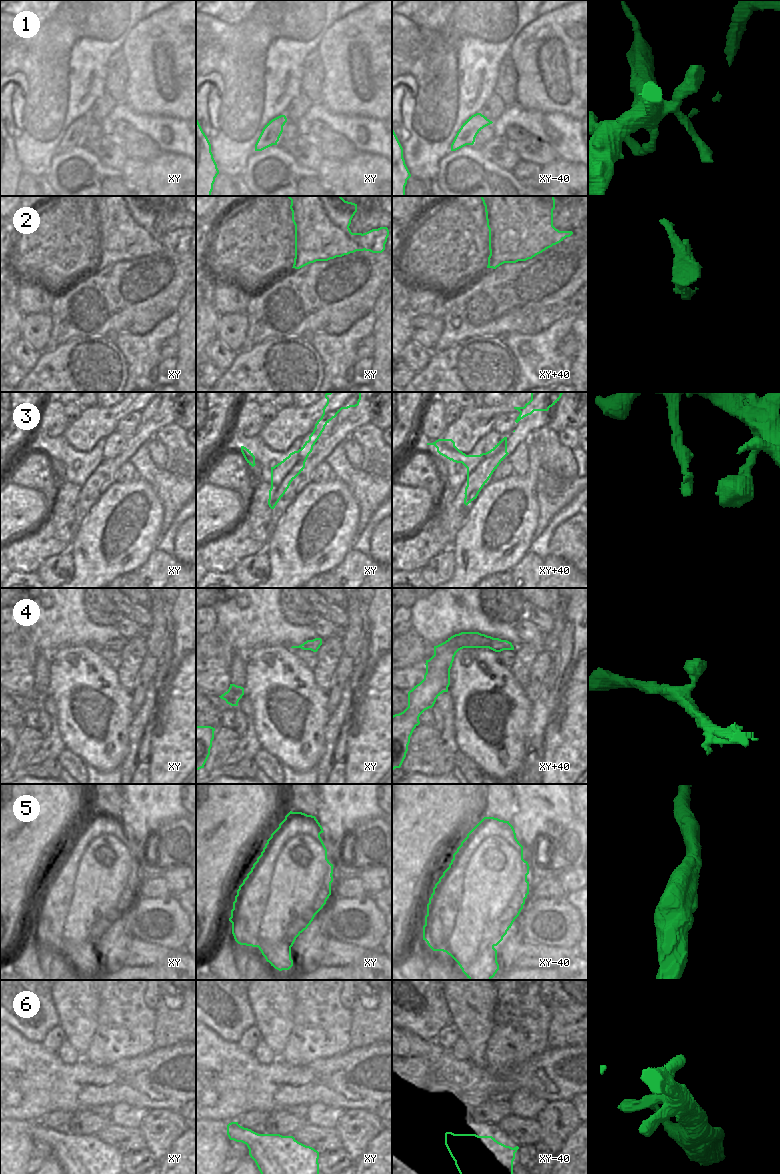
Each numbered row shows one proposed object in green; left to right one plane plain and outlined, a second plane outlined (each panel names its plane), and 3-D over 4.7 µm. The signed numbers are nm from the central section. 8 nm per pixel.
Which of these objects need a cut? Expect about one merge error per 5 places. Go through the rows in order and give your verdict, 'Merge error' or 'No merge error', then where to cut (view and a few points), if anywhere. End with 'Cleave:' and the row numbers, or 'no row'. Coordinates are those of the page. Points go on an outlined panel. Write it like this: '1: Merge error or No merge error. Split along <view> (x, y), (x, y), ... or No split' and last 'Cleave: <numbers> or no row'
1: No merge error. No split
2: Merge error. Split along xy (353, 234), (352, 236), (363, 250)
3: No merge error. No split
4: No merge error. No split
5: No merge error. No split
6: No merge error. No split
Cleave: 2

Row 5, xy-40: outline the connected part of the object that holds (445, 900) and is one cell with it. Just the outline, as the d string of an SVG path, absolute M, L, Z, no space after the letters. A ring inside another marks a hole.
M484 817L461 842L449 867L433 888L427 904L423 940L433 951L443 951L460 966L469 980L491 980L499 970L494 948L519 916L529 894L529 864L523 859L523 846L509 821Z

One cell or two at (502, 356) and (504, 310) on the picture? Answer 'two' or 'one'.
two

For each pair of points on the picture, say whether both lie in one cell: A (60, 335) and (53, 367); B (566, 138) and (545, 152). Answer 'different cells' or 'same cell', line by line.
A: different cells
B: different cells

